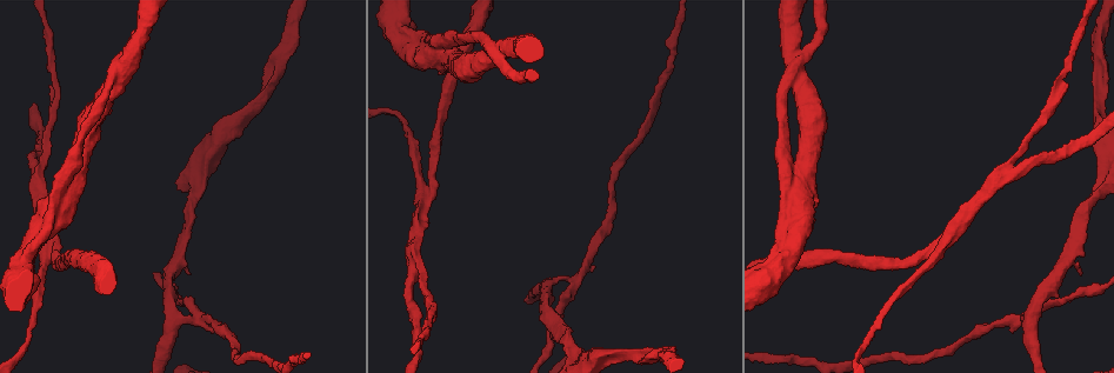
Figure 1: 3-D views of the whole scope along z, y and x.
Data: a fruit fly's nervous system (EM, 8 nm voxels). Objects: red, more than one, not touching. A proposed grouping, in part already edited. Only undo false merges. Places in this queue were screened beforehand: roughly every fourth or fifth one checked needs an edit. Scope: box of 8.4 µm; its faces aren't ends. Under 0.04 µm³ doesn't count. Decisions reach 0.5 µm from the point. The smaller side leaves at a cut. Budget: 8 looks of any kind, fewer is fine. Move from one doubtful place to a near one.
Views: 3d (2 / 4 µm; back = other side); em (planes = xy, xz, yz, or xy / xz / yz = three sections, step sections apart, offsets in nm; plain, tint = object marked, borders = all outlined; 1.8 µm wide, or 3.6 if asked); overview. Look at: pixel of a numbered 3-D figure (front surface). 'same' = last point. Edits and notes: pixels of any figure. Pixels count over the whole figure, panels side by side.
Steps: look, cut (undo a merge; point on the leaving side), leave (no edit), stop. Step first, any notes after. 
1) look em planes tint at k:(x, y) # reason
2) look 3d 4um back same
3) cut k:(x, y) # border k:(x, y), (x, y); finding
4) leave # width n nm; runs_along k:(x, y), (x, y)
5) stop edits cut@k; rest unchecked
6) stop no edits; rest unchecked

look em xy step 16 tint at 1:(412, 255) # three-way junction

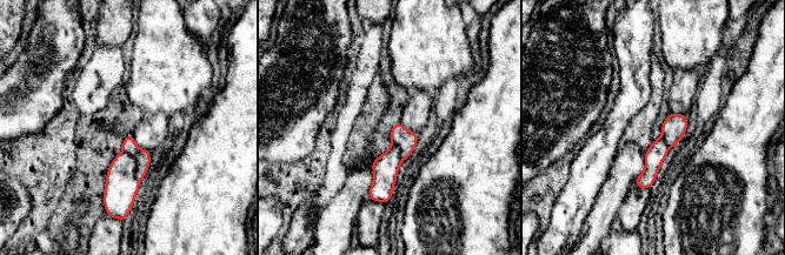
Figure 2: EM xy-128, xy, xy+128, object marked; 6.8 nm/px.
cut 2:(142, 158) # two cells meet here

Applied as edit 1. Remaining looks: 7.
look overview # redraw

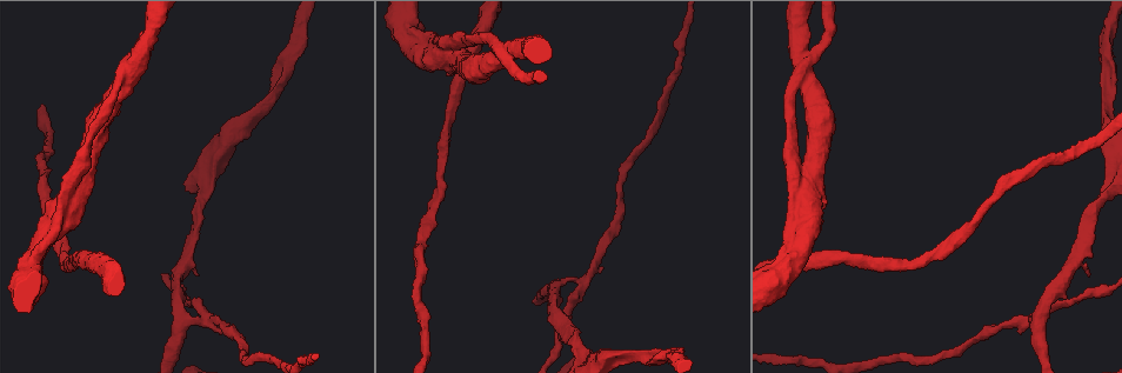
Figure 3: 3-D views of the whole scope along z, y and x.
look em planes tint at 3:(85, 176) # three arms meet

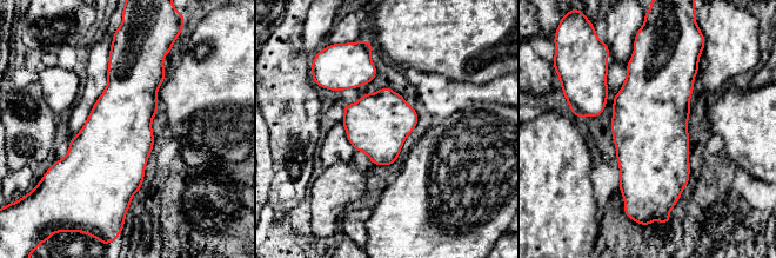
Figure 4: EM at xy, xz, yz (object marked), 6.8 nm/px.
leave # all the same cell

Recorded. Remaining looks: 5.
look em xz step 8 plain at 3:(513, 48) # arms part here

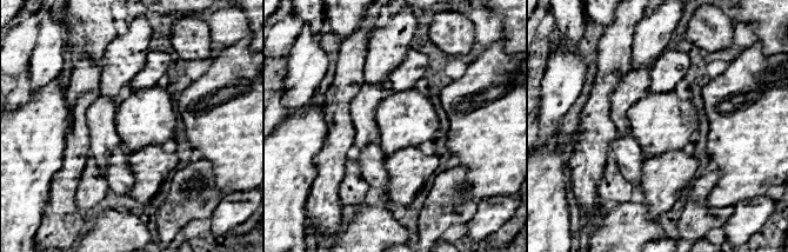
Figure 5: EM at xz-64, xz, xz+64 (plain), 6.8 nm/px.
look em xz step 8 tint same # where the object lies

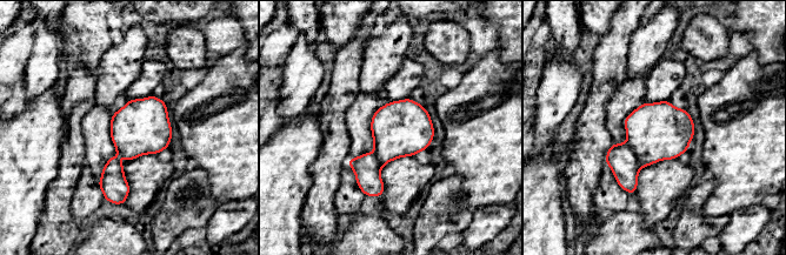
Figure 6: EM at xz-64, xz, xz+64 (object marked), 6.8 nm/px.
leave # width 380 nm; one cell here

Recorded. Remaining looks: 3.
stop edits cut@2; rest unchecked

